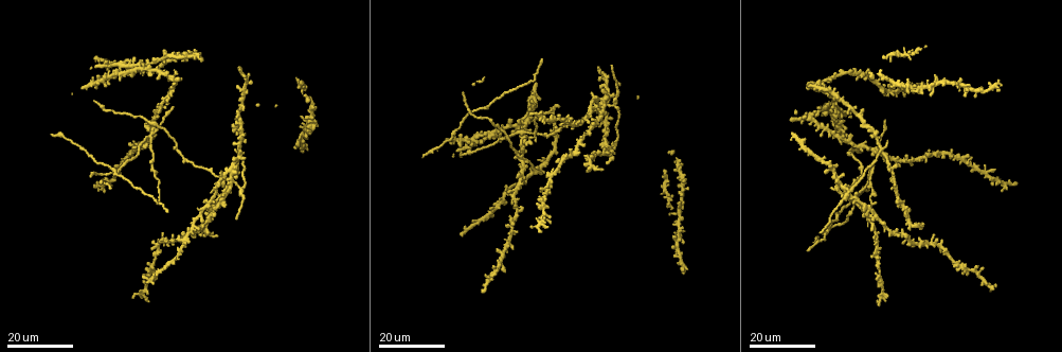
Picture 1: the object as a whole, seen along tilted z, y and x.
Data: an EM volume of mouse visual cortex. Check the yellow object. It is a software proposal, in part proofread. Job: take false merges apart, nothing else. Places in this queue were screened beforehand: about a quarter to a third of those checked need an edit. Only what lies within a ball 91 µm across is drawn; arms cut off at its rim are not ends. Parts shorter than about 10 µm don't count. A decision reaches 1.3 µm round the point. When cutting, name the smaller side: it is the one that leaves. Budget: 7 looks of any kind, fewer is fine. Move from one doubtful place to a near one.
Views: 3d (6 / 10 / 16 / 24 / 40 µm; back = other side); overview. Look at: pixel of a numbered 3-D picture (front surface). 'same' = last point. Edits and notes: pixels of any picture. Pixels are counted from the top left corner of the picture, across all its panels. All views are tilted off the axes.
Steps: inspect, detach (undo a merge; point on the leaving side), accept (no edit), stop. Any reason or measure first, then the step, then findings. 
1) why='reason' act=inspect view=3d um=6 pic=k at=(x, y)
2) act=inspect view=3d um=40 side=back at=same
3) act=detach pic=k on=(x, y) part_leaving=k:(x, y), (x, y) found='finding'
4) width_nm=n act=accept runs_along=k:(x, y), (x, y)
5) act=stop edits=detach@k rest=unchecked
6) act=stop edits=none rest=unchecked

why='looks like a crossing' act=inspect view=3d um=16 pic=1 at=(848, 191)

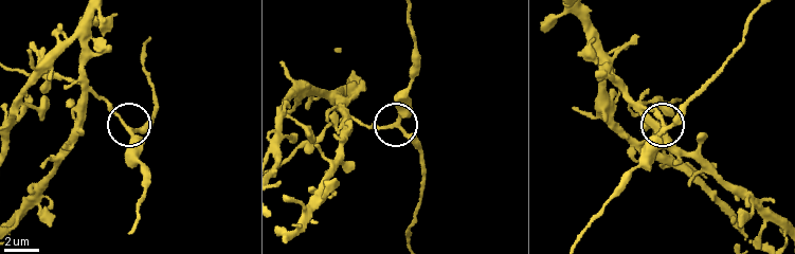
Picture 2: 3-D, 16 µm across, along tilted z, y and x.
act=inspect view=3d um=10 pic=2 at=(398, 123)

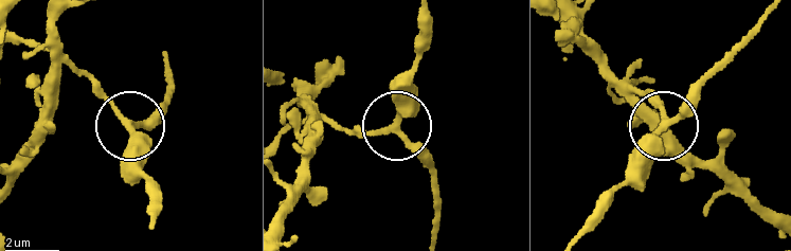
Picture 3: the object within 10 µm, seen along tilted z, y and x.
act=inspect view=3d um=10 side=back pic=3 at=(397, 128)

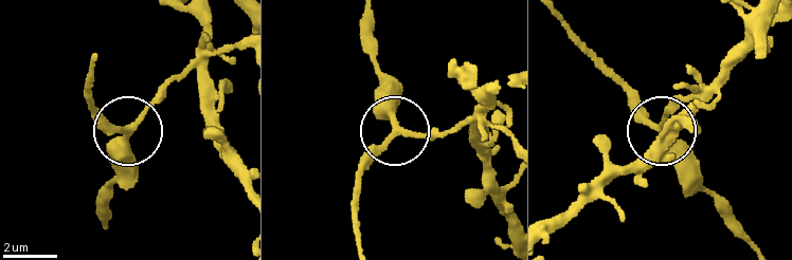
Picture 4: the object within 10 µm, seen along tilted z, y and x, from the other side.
side_arm_um=17 act=accept runs_along=4:(238, 43), (188, 61), (138, 121), (127, 181) found='continuous, no second neuron'

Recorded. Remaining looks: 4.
act=inspect view=3d um=24 pic=1 at=(884, 149)

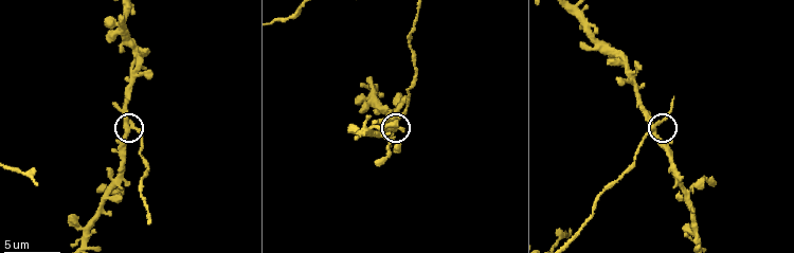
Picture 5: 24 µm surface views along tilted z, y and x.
why='closer look' act=inspect view=3d um=6 pic=5 at=(653, 133)

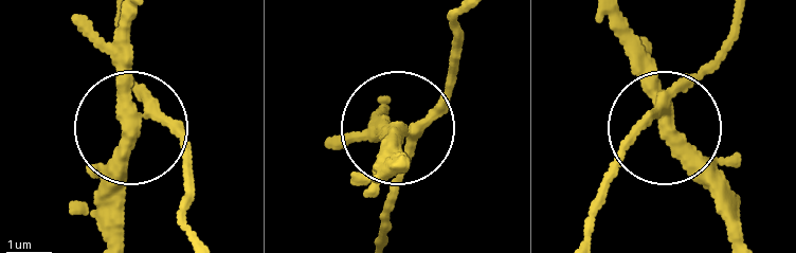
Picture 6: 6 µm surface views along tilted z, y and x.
act=inspect view=3d um=6 side=back pic=6 at=(128, 126)

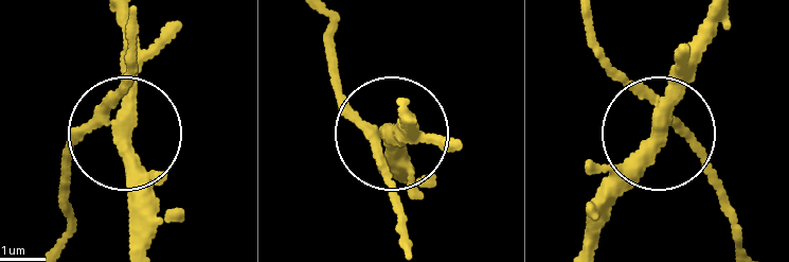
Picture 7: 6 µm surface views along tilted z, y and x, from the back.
arms=4 act=accept runs_along=7:(63, 238), (71, 152), (109, 129), (122, 143), (129, 248) found='one neuron here'

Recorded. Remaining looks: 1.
act=inspect view=3d um=10 pic=5 at=(630, 71)

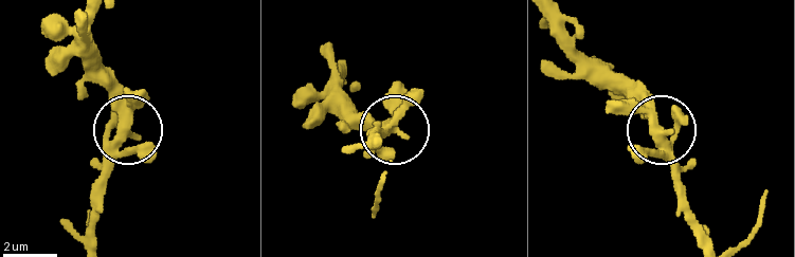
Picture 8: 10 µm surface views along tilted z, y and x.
width_nm=360 act=accept found='continuous, no second neuron'

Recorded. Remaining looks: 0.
act=stop edits=none rest=unchecked

